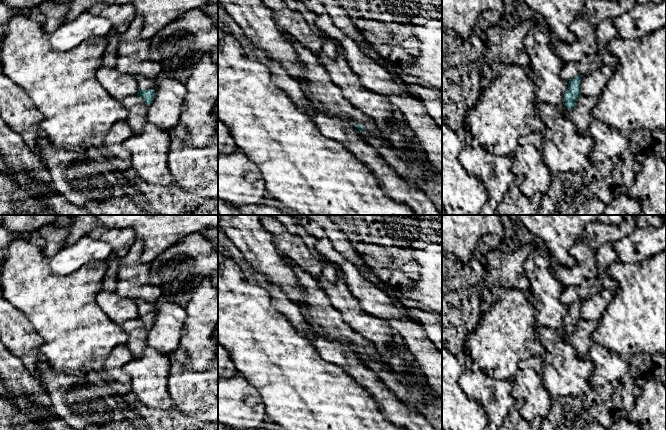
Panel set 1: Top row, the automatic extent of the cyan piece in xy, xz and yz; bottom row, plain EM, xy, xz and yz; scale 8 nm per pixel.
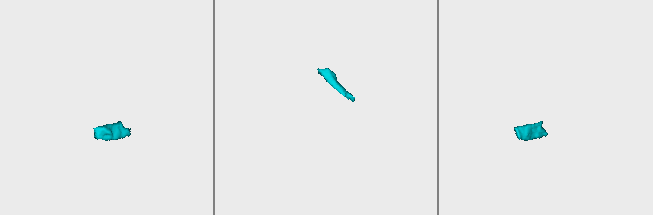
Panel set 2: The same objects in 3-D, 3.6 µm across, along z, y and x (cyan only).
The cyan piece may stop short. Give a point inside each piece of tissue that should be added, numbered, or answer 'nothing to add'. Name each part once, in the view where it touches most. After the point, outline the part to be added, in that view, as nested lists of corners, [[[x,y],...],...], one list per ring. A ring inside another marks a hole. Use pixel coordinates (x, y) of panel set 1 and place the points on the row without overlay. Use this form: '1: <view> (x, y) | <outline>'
1: xy (145, 307) | [[[139,299],[138,308],[141,314],[155,314],[156,312],[155,302],[149,302],[143,299]]]

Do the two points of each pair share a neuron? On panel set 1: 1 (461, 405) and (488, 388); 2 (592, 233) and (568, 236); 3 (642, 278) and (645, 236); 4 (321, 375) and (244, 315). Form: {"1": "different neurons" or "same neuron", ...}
{"1": "different neurons", "2": "different neurons", "3": "different neurons", "4": "same neuron"}

